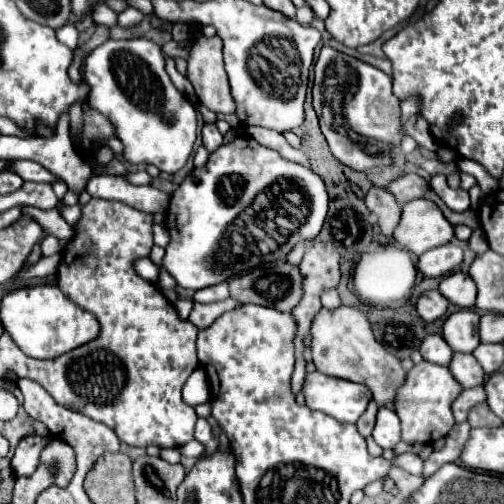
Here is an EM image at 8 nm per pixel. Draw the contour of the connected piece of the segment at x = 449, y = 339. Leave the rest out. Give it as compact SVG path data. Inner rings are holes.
M459 310L443 324L443 338L453 352L473 352L479 346L479 314L475 310Z

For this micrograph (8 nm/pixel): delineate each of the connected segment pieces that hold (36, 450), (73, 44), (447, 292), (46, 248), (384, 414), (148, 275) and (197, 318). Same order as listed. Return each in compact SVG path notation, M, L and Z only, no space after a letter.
M31 436L31 438L23 438L23 442L19 442L15 456L11 460L11 468L17 476L29 476L35 472L37 464L39 464L39 454L41 450L51 442L51 438L39 438L39 436Z
M73 24L61 26L59 30L55 30L55 34L57 34L57 40L63 42L65 46L69 46L71 50L77 48L77 36L79 36L79 32L77 32L77 28Z
M451 272L441 278L439 292L453 304L461 308L471 308L475 304L475 282L469 274Z
M47 236L43 242L41 242L41 254L43 256L53 256L53 254L59 254L59 240L55 236Z
M389 406L379 408L373 438L383 450L393 450L395 444L401 440L401 424L393 408Z
M139 258L139 260L135 262L135 270L137 270L137 274L139 274L141 278L151 280L151 282L157 282L161 268L159 268L151 258Z
M227 298L227 300L217 302L217 304L197 304L197 302L195 302L189 320L201 330L201 328L207 328L207 326L209 326L215 318L219 318L223 312L233 310L233 306L239 306L233 298Z

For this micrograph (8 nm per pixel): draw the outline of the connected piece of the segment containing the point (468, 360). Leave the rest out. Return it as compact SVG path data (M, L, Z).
M453 354L449 370L463 388L473 388L483 384L483 376L485 376L483 368L471 354Z

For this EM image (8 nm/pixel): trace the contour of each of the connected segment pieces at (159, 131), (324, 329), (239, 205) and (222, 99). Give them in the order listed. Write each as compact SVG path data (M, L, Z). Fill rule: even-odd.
M109 38L85 58L83 80L91 86L87 102L115 126L129 164L153 164L167 174L185 166L195 144L197 112L169 80L163 52L155 42Z
M339 306L335 310L321 308L311 322L309 334L311 334L313 364L319 372L365 384L379 406L395 400L395 390L397 386L401 386L405 378L405 370L401 368L401 360L389 354L375 340L371 324L361 310L353 306Z
M237 136L233 142L219 146L205 166L191 170L173 192L165 216L171 242L165 248L163 268L181 288L189 290L201 290L215 282L225 282L233 272L281 260L297 242L313 240L323 228L327 208L329 196L319 174L303 164L285 160L275 150L255 142L251 136ZM279 180L295 180L311 198L307 222L301 222L295 228L279 226L275 216L259 216L257 210L253 210L253 198ZM219 242L223 242L223 250L249 250L249 254L231 264L223 264L219 260Z
M219 36L211 40L201 38L199 46L193 46L187 60L187 78L203 106L217 114L235 114L237 104L229 92L227 74L223 70Z

